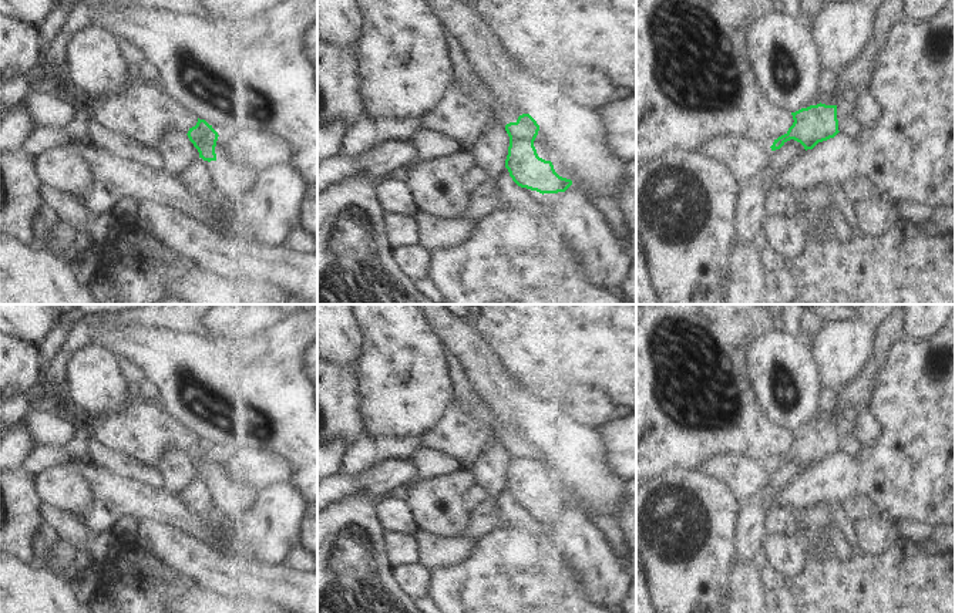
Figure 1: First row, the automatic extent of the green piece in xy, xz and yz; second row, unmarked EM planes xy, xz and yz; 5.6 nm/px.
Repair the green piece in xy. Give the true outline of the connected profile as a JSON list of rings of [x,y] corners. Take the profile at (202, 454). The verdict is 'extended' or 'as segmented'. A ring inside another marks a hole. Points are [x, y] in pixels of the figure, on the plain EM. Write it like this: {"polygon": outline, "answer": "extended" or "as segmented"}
{"polygon": [[[199,438],[195,445],[189,447],[188,457],[199,471],[204,479],[216,479],[215,465],[218,451],[205,438]]], "answer": "as segmented"}

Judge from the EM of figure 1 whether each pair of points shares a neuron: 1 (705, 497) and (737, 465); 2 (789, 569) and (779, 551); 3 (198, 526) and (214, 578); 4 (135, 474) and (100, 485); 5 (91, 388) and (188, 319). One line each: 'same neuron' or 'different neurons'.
1: different neurons
2: same neuron
3: different neurons
4: different neurons
5: different neurons

